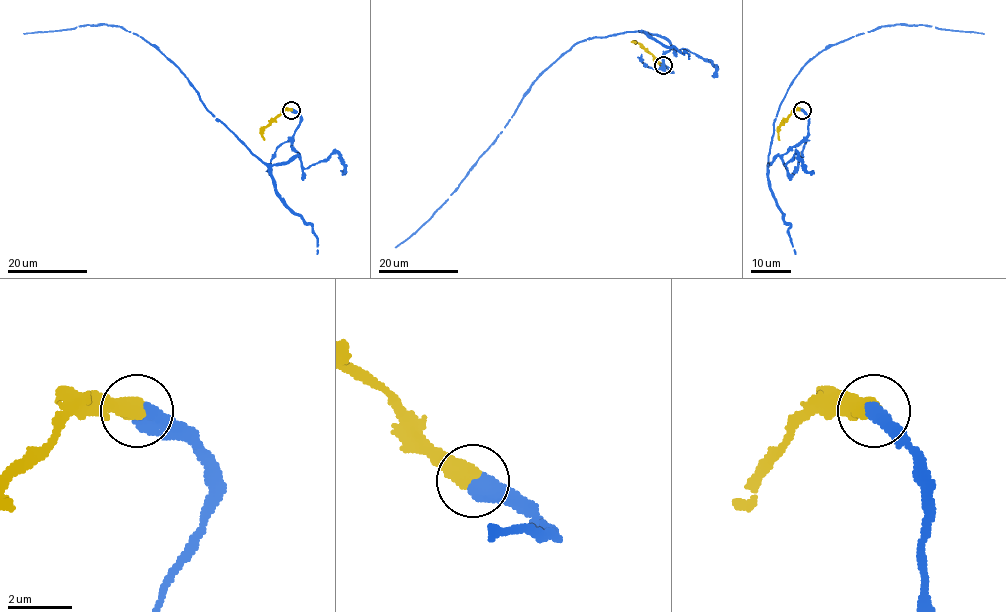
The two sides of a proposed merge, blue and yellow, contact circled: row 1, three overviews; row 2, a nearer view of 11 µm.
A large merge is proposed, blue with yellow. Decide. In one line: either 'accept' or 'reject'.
accept

